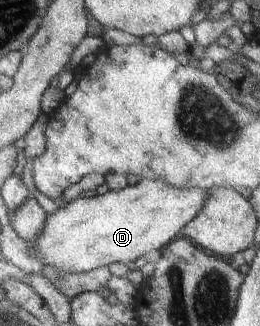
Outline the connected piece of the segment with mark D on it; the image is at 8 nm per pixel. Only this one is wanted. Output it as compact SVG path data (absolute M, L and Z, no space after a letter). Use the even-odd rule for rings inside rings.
M161 178L142 179L120 191L62 204L57 212L49 214L41 238L29 242L29 246L45 260L45 266L71 274L89 273L115 263L132 265L151 250L162 251L179 239L186 226L201 214L209 196L210 190L204 188L182 189Z

